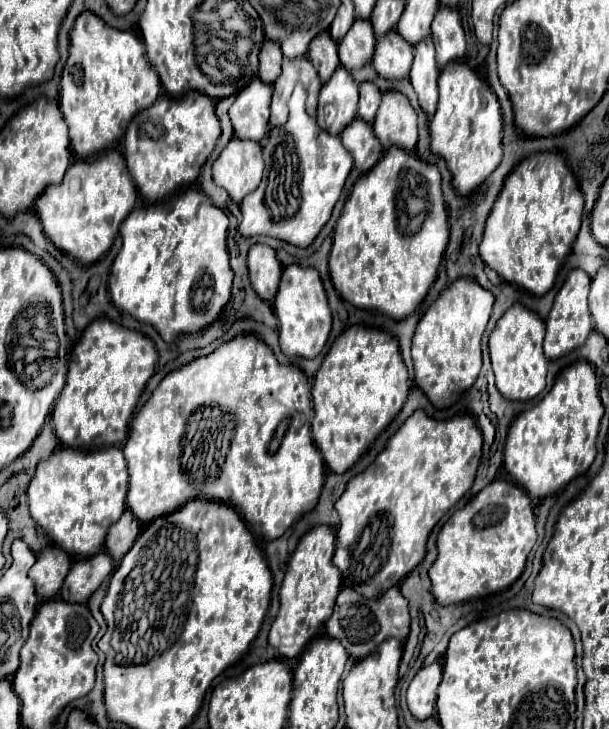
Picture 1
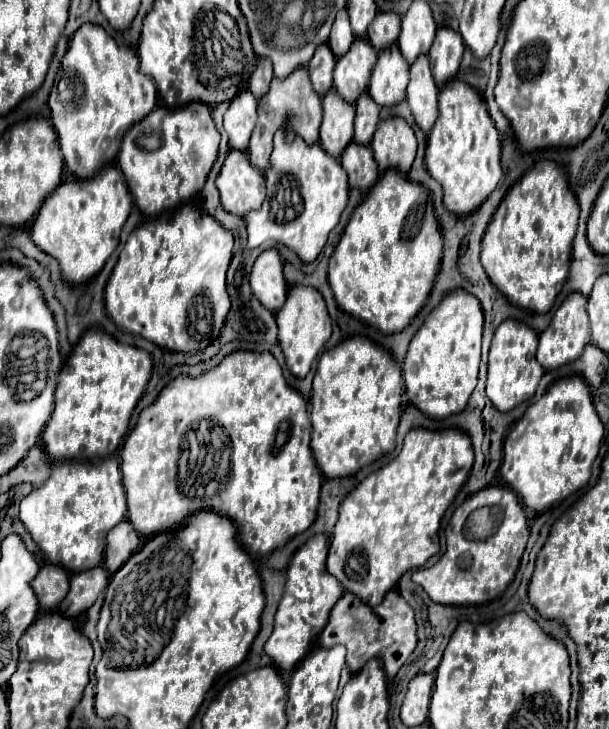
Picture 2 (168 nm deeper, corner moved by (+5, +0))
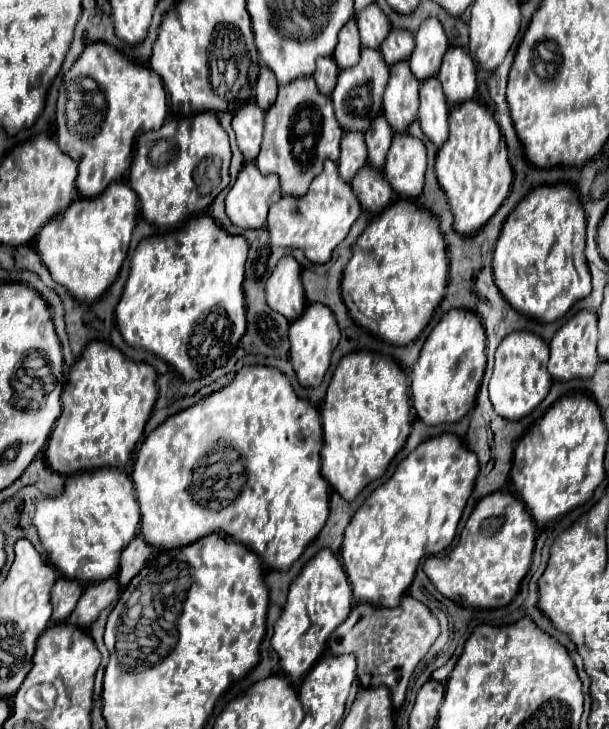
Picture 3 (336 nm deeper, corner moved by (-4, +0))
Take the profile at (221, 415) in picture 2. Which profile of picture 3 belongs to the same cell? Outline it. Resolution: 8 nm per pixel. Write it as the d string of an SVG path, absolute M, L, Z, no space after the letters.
M244 365L230 385L212 393L210 397L204 397L196 405L168 417L162 425L158 425L146 437L144 445L140 445L140 449L136 453L136 461L134 461L132 481L134 481L136 497L140 503L140 513L142 513L140 525L142 525L144 541L148 541L148 545L154 545L160 549L178 549L178 547L196 543L200 537L218 533L222 537L236 539L238 543L252 549L266 567L288 571L292 567L292 563L304 553L304 549L316 539L316 535L322 531L322 527L328 519L330 489L328 489L328 483L324 481L324 477L320 475L320 449L322 449L322 423L320 423L318 409L310 401L300 399L294 393L288 377L282 371L272 369L272 367L262 367L262 365L256 365L256 367Z

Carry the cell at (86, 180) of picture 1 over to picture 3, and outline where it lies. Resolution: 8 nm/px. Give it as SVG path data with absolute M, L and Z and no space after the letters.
M122 181L112 183L100 197L74 201L64 213L56 215L36 237L36 251L40 253L40 259L48 267L52 279L60 283L66 291L72 291L72 295L78 301L88 301L88 303L98 301L116 281L118 271L128 255L132 229L136 225L136 215L138 215L138 197L132 191L132 187Z

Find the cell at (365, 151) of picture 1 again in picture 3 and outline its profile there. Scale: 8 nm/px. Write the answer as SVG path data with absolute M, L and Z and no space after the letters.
M368 165L364 169L360 169L360 173L352 179L350 187L352 187L356 199L360 201L360 207L364 211L368 211L370 215L382 213L394 201L392 187L384 179L384 175Z

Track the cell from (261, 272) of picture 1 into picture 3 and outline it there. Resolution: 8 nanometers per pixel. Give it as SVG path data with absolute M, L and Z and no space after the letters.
M282 257L266 283L266 299L270 309L294 321L304 313L306 297L300 281L300 263L294 257Z

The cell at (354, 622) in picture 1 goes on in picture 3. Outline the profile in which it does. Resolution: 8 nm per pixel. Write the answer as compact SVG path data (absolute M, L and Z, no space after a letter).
M406 595L394 609L356 603L348 619L330 635L328 647L334 655L354 653L358 659L358 679L362 687L372 689L384 685L390 691L392 707L398 709L404 703L410 675L414 673L418 661L428 653L438 633L438 619L430 613L430 609Z

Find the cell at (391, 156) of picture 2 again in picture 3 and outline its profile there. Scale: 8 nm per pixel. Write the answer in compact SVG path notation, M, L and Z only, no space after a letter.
M396 133L384 167L386 181L404 199L420 197L424 187L424 171L426 171L424 143L408 133L402 135Z

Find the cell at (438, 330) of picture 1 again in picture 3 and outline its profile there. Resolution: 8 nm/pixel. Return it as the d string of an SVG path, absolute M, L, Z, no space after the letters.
M466 309L448 311L428 335L420 357L412 371L412 405L416 415L426 425L460 421L476 403L476 393L486 367L486 331L476 317Z

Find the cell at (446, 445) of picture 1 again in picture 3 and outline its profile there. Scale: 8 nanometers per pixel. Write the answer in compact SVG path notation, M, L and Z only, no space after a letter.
M444 433L420 443L398 465L390 481L380 485L366 499L366 503L354 513L352 521L348 523L342 543L342 565L346 569L348 581L352 583L352 593L358 603L368 603L374 607L396 607L400 603L400 597L406 595L414 579L420 559L440 553L452 543L464 505L472 493L476 475L478 459L474 457L474 453L466 451L456 435Z

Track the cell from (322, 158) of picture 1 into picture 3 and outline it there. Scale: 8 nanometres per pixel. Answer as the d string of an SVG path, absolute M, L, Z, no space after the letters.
M326 161L324 171L310 183L310 189L304 197L294 199L290 195L282 195L282 199L272 205L266 229L270 233L272 245L296 247L302 249L312 263L328 263L332 251L348 235L352 223L360 213L360 203L356 201L350 185L340 179L336 163Z

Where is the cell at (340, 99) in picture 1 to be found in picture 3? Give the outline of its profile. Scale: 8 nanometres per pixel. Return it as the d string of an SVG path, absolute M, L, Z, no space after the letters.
M344 133L342 137L342 153L338 159L338 173L340 177L350 183L352 177L368 163L366 157L366 143L364 135L360 133Z

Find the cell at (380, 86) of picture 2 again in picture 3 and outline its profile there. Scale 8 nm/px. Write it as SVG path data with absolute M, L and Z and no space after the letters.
M406 61L392 65L392 77L384 91L384 117L394 133L406 133L418 119L418 85Z

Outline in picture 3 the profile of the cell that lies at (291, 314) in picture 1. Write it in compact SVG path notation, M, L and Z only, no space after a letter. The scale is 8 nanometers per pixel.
M308 305L302 317L290 323L290 363L302 387L318 387L330 367L332 353L340 341L336 317L326 305Z

